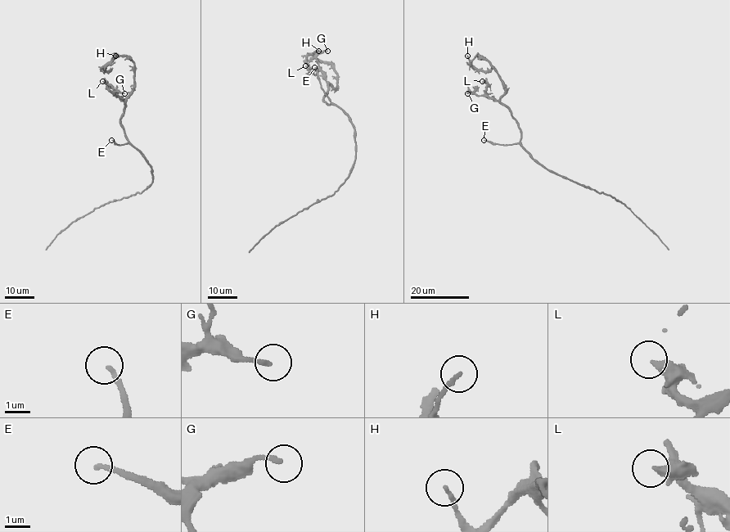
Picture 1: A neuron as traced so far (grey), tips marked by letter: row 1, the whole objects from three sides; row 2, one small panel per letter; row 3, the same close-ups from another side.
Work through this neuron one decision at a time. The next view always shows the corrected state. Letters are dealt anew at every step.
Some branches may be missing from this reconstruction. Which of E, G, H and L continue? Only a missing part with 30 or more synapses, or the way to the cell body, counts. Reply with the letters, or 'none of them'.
E

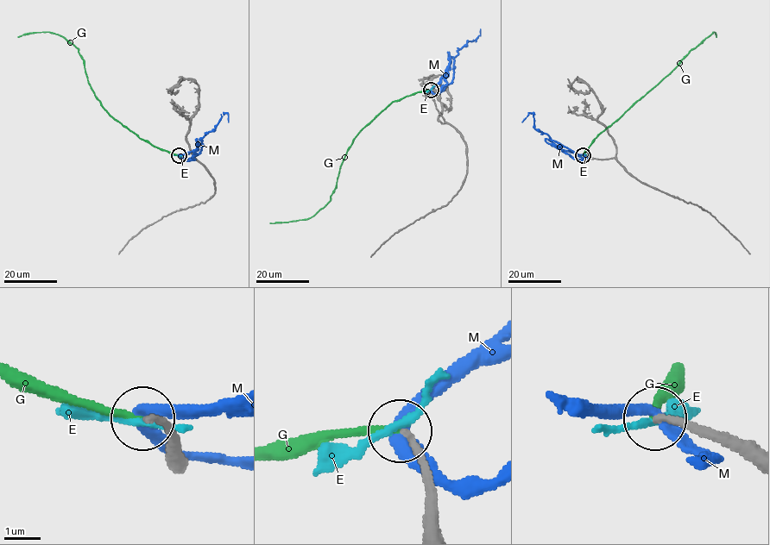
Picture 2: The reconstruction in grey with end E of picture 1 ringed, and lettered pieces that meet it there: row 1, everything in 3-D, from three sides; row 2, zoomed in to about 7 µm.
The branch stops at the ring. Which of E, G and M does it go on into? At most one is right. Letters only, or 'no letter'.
G

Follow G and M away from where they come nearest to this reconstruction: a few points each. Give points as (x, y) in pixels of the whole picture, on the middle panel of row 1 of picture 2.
G: (430, 90), (393, 102), (359, 132), (347, 149), (331, 200), (314, 215), (300, 220), (270, 223)
M: (431, 90), (438, 94), (452, 78), (453, 58), (468, 41), (476, 40), (481, 29)

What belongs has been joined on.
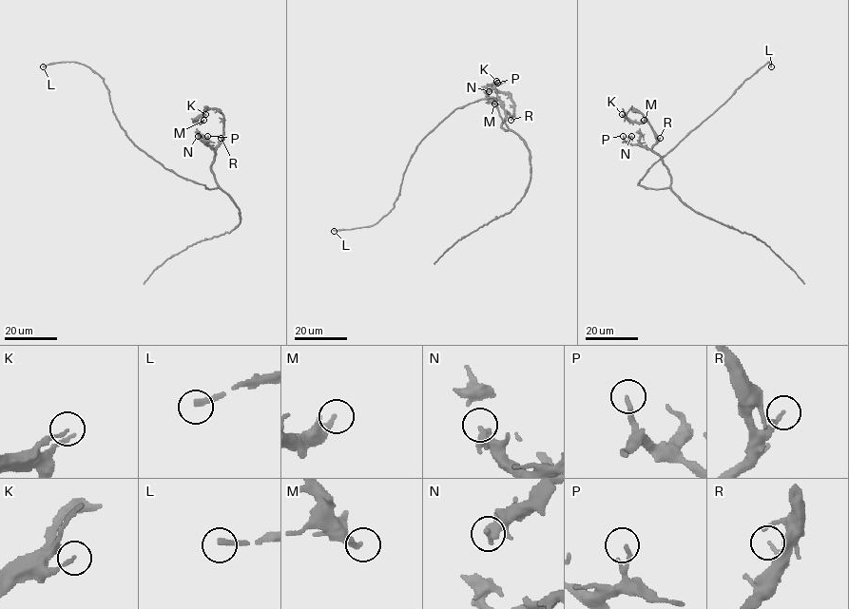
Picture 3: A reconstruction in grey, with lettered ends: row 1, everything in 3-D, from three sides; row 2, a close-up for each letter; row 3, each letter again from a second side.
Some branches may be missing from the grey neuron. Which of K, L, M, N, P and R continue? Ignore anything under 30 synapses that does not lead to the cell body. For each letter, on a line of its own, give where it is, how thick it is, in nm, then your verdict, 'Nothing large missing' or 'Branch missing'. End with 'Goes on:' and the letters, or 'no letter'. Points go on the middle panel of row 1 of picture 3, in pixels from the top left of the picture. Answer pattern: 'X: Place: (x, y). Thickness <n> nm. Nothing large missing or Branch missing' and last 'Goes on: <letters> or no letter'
K: Place: (496, 81). Thickness 120 nm. Nothing large missing
L: Place: (334, 231). Thickness 240 nm. Branch missing
M: Place: (494, 104). Thickness 280 nm. Nothing large missing
N: Place: (489, 91). Thickness 480 nm. Nothing large missing
P: Place: (497, 83). Thickness 110 nm. Nothing large missing
R: Place: (511, 120). Thickness 170 nm. Nothing large missing
Goes on: L

